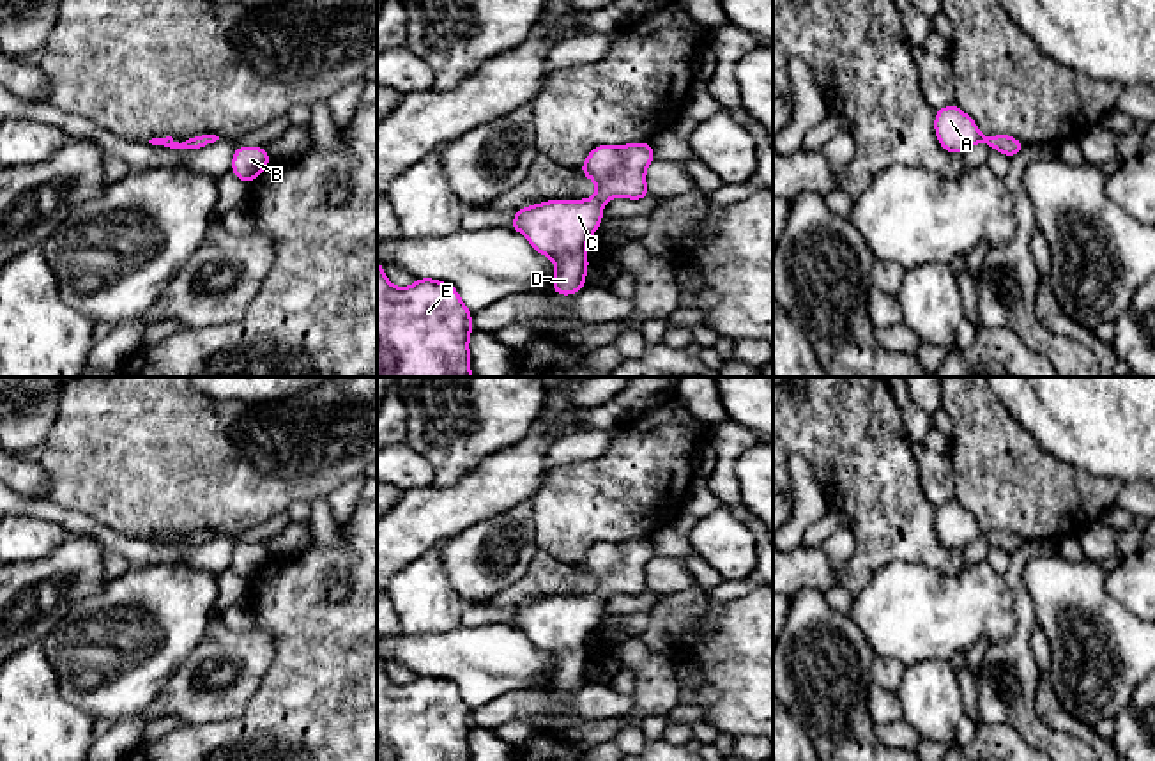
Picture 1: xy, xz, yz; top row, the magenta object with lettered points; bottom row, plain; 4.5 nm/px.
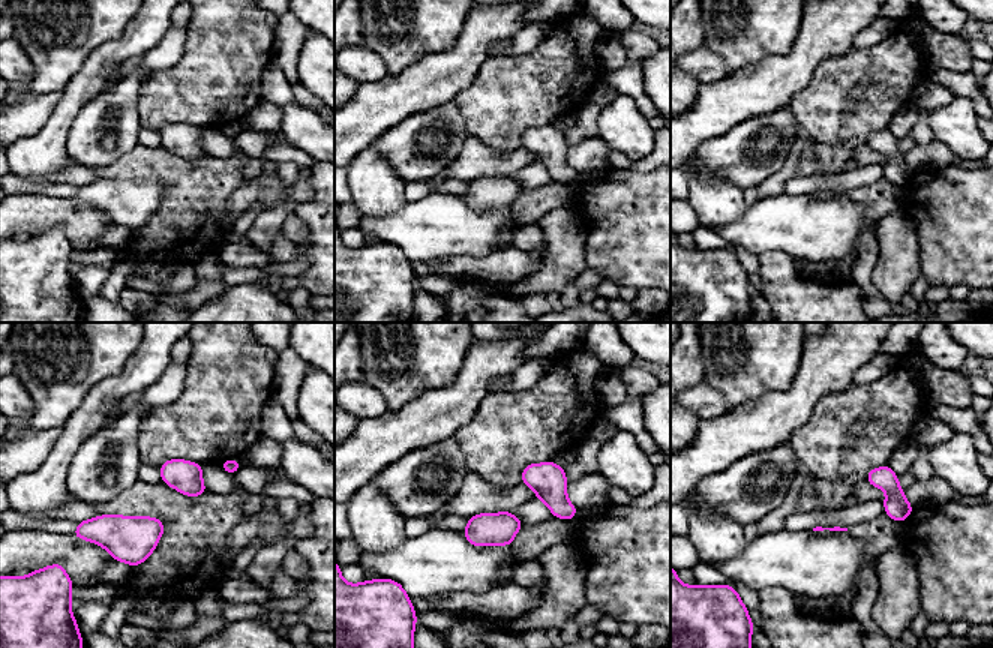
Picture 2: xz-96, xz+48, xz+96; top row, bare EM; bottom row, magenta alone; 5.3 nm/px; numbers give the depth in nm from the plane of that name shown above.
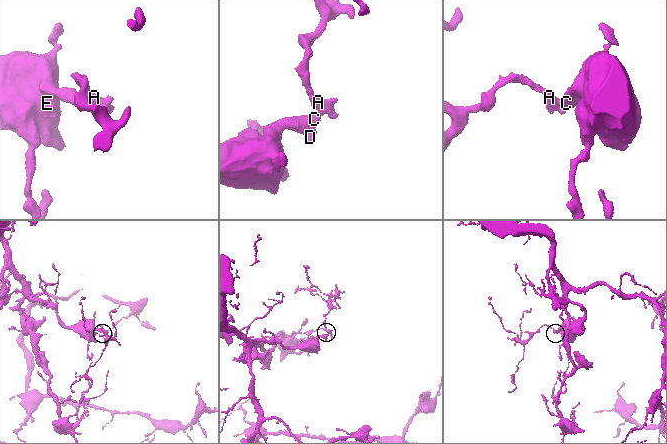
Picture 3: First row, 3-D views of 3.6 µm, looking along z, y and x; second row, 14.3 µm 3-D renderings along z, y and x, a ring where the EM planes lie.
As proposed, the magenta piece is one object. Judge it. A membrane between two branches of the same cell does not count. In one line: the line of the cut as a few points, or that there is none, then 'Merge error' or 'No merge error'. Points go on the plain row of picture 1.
No split. No merge error

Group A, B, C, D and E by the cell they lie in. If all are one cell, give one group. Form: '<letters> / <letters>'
A B C D E

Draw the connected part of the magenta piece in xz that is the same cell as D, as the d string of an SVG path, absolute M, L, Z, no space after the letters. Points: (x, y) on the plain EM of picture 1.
M598 542L582 565L596 579L596 591L587 596L548 596L515 607L511 625L555 660L552 688L571 692L585 683L589 655L584 648L603 616L603 600L614 593L642 596L651 593L646 566L653 559L653 542Z

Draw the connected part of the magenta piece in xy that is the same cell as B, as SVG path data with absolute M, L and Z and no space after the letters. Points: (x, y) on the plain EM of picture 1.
M239 542L233 549L232 568L242 579L253 579L271 559L264 543Z

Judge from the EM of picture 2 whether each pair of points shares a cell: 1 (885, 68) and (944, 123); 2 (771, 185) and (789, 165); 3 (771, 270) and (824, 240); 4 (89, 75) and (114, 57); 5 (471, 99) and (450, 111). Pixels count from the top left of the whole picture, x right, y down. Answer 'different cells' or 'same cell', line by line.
1: different cells
2: same cell
3: different cells
4: same cell
5: different cells

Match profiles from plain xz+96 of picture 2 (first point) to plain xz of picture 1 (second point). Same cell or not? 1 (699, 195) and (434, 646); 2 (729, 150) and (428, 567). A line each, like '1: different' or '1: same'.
1: different
2: different

